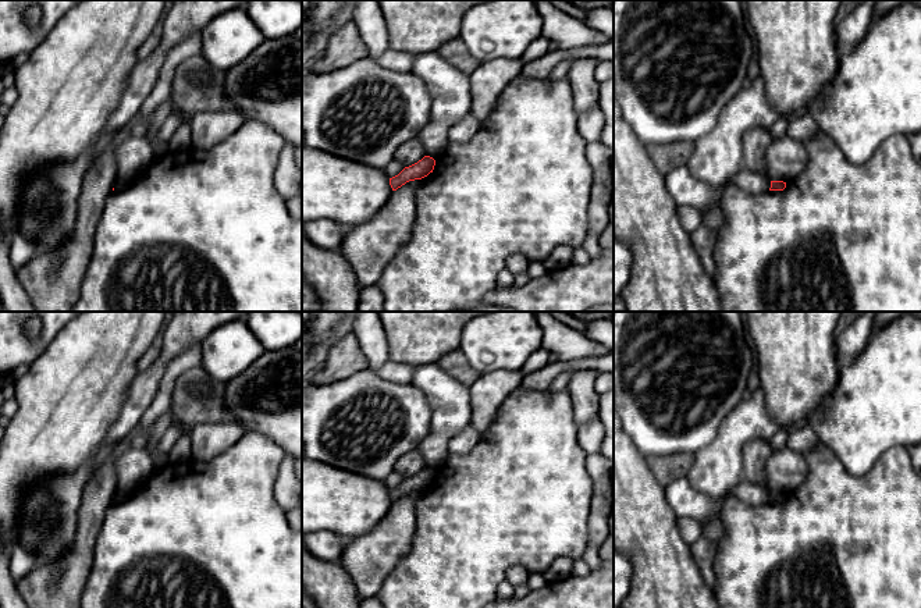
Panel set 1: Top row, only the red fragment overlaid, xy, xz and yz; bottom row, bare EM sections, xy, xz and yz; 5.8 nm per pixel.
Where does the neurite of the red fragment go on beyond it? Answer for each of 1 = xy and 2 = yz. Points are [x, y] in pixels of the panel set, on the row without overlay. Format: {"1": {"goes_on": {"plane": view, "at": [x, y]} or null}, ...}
{"1": {"goes_on": null}, "2": {"goes_on": null}}

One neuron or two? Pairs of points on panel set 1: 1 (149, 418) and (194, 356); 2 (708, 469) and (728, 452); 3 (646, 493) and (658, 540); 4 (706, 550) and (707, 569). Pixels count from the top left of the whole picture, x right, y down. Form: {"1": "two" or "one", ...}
{"1": "one", "2": "one", "3": "one", "4": "one"}

